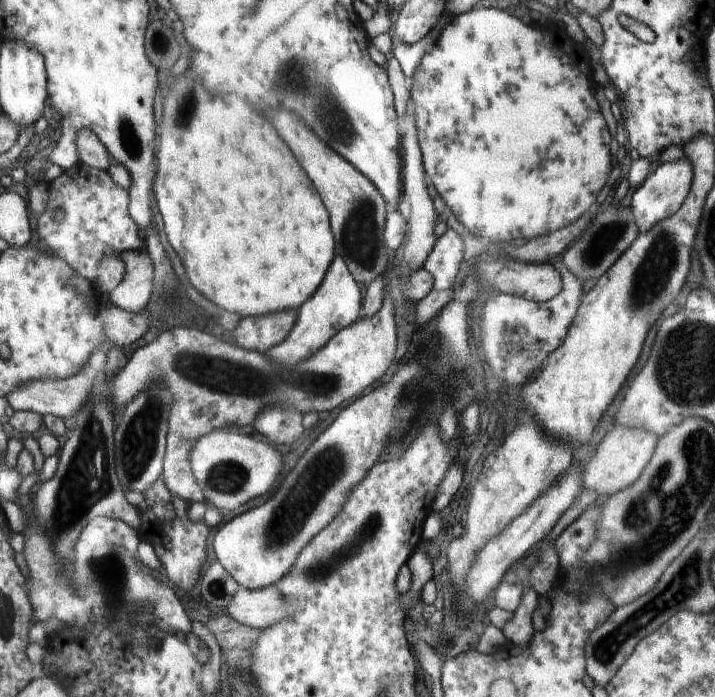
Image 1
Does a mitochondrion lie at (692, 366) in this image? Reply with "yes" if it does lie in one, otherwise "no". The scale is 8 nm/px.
yes

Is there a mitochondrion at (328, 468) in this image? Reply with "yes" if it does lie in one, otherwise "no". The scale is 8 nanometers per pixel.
yes

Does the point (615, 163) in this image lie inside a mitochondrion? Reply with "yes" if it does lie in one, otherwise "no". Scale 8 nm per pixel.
no

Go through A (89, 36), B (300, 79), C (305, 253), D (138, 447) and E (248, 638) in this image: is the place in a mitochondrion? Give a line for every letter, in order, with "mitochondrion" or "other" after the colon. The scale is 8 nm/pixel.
A: other
B: mitochondrion
C: other
D: mitochondrion
E: other

